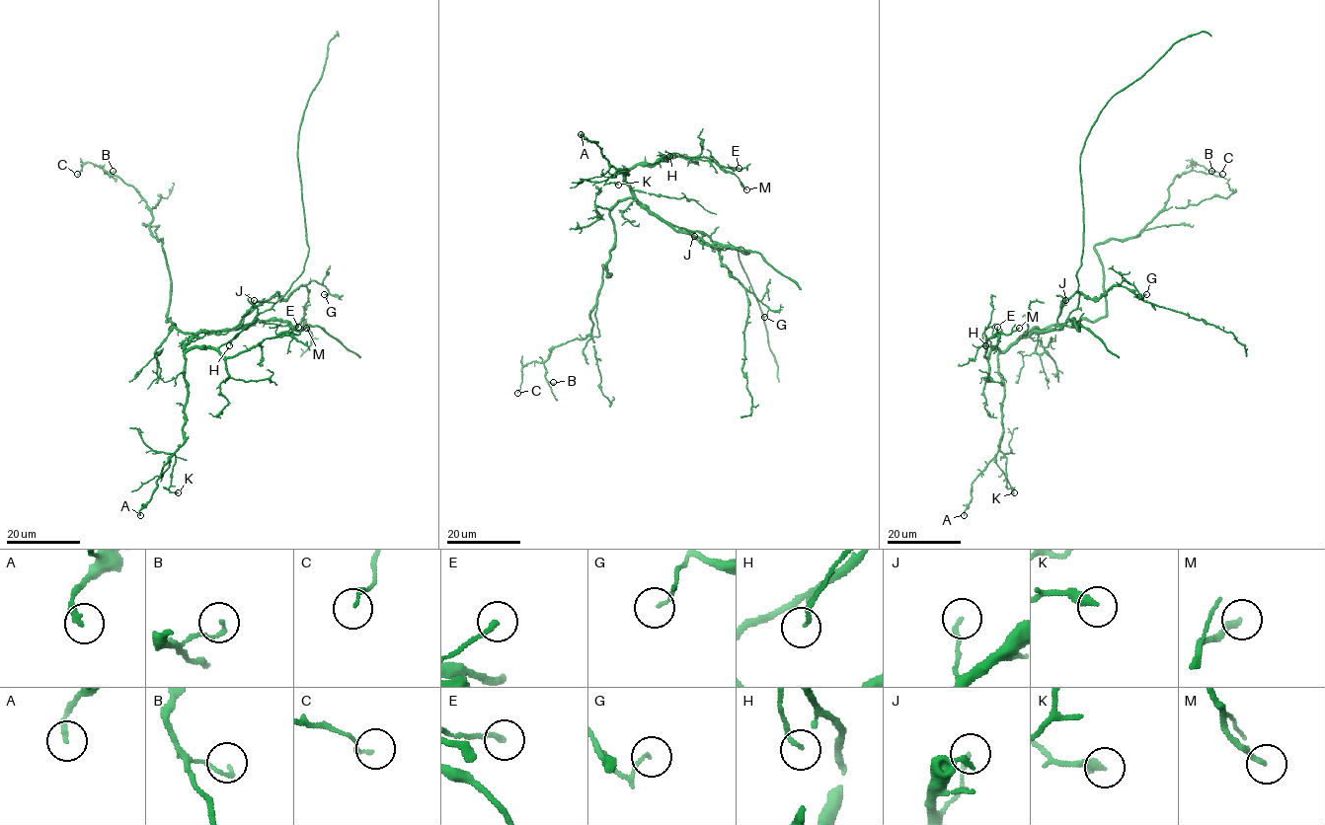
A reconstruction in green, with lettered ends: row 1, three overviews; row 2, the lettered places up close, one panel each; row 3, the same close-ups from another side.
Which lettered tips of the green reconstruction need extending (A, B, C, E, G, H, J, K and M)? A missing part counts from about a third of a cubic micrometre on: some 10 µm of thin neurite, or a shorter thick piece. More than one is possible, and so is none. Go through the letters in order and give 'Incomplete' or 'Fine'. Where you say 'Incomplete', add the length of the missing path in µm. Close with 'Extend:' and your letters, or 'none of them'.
A: Fine
B: Fine
C: Fine
E: Fine
G: Fine
H: Fine
J: Fine
K: Fine
M: Fine
Extend: none of them

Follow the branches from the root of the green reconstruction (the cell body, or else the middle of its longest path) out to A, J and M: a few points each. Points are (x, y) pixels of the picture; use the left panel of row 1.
A: (225, 329), (199, 332), (185, 345), (183, 444), (164, 465), (157, 488), (140, 515)
J: (225, 329), (233, 329), (253, 309), (254, 300)
M: (225, 329), (199, 332), (185, 350), (216, 348), (226, 357), (237, 356), (267, 338), (298, 334), (306, 328)

